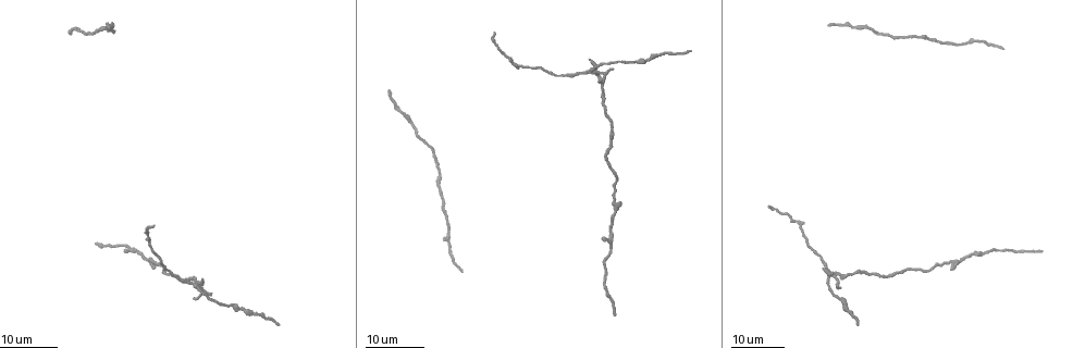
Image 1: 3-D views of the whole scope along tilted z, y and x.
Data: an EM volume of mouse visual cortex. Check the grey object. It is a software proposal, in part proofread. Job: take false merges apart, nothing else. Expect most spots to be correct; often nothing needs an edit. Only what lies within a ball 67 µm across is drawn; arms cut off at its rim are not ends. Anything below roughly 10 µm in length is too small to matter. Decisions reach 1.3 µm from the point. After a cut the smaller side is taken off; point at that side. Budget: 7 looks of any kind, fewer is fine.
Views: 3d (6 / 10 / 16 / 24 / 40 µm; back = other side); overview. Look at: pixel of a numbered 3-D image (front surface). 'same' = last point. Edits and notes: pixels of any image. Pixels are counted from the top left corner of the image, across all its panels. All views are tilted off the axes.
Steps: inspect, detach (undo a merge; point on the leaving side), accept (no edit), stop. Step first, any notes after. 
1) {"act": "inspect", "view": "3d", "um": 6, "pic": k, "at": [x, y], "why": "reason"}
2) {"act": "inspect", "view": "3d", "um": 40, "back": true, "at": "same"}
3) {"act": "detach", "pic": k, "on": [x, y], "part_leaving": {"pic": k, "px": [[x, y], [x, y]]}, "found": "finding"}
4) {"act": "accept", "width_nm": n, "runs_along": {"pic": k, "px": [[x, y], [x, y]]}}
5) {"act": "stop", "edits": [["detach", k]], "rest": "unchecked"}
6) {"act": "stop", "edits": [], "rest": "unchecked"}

{"act": "inspect", "view": "3d", "um": 16, "pic": 1, "at": [948, 263], "why": "sudden change in width"}

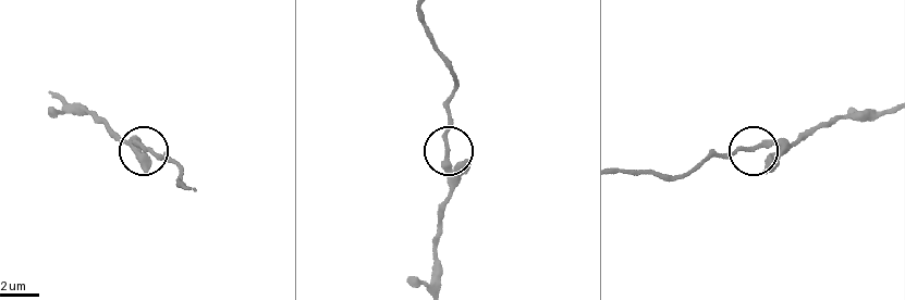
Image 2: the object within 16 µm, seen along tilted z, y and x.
{"act": "inspect", "view": "3d", "um": 6, "pic": 2, "at": [139, 147], "why": "zoom in"}

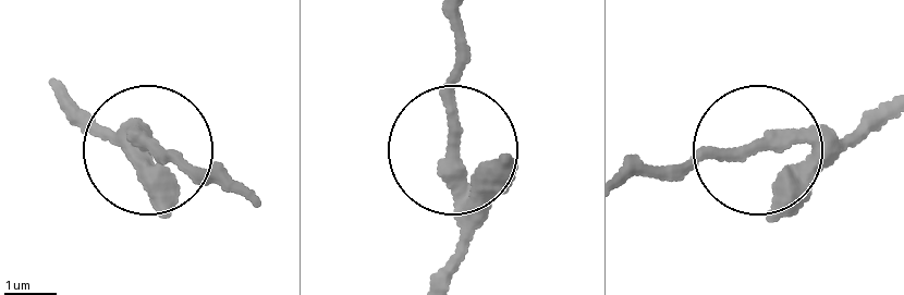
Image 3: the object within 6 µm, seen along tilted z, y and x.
{"act": "accept", "width_nm": 260, "runs_along": {"pic": 3, "px": [[233, 188], [104, 136]]}, "found": "all the same neuron"}

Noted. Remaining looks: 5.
{"act": "inspect", "view": "3d", "um": 16, "pic": 1, "at": [611, 232], "why": "calibre changes"}

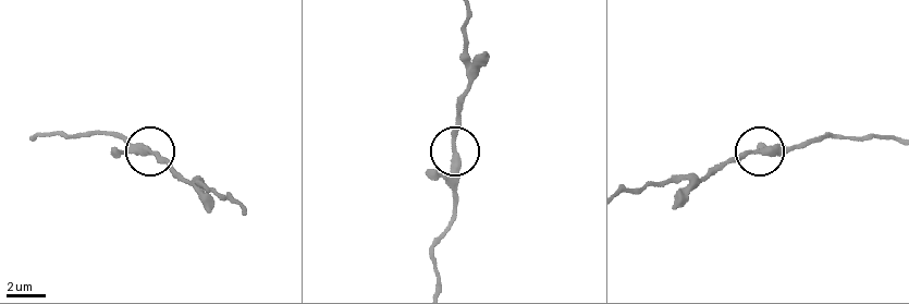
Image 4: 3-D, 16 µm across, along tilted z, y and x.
{"act": "inspect", "view": "3d", "um": 10, "pic": 4, "at": [757, 153], "why": "closer look"}

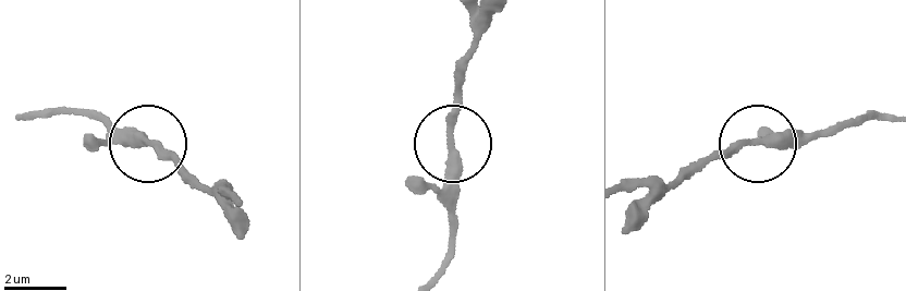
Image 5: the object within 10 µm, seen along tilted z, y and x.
{"act": "accept", "width_nm": 260, "runs_along": {"pic": 5, "px": [[480, 14], [450, 142], [450, 216]]}, "found": "all the same neuron"}

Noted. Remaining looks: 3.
{"act": "inspect", "view": "3d", "um": 16, "pic": 1, "at": [197, 284], "why": "arms run side by side"}

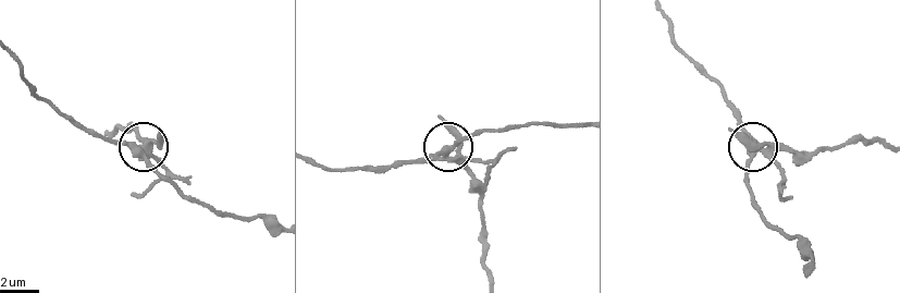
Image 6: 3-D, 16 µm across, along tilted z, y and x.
{"act": "inspect", "view": "3d", "um": 6, "pic": 6, "at": [137, 152], "why": "zoom in"}

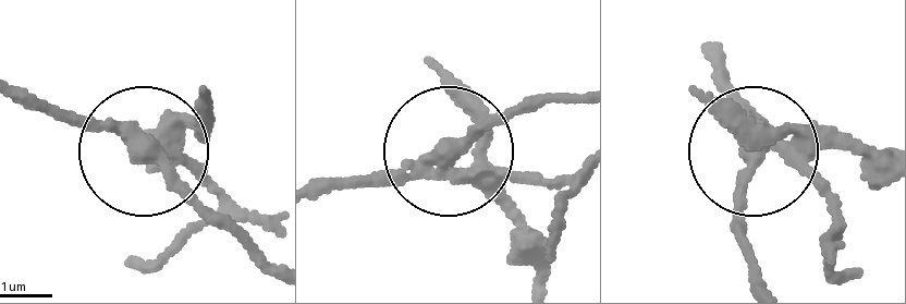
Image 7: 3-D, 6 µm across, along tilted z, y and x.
{"act": "detach", "pic": 7, "on": [208, 191], "part_leaving": {"pic": 7, "px": [[162, 141], [17, 104]]}, "found": "two neurons meet here"}

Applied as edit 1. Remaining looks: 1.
{"act": "stop", "edits": [["detach", 7]], "rest": "unchecked"}

